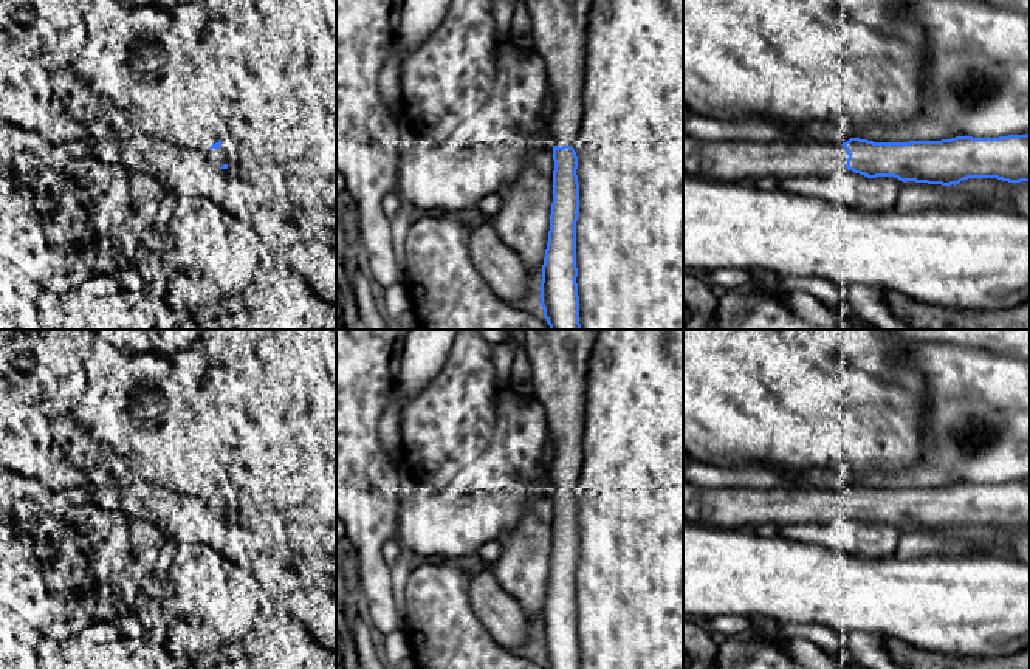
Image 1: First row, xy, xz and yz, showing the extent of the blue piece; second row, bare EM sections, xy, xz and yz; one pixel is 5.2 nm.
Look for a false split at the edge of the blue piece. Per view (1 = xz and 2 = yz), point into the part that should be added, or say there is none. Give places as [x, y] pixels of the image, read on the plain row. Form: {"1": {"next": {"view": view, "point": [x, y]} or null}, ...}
{"1": {"next": {"view": "xz", "point": [559, 358]}}, "2": {"next": {"view": "yz", "point": [731, 508]}}}

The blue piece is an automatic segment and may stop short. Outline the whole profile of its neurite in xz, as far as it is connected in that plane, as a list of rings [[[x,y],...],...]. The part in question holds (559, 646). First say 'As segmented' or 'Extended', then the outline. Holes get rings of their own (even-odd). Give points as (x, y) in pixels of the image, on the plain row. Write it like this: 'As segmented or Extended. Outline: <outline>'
Extended. Outline: [[[517,330],[533,372],[534,398],[545,410],[554,460],[548,468],[553,492],[553,550],[542,612],[541,654],[547,669],[579,669],[576,568],[579,561],[578,503],[572,491],[582,471],[582,432],[589,358],[601,330]]]

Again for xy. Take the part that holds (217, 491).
Extended. Outline: [[[221,486],[218,489],[212,491],[211,496],[206,499],[206,502],[215,514],[231,517],[229,506],[225,499]]]

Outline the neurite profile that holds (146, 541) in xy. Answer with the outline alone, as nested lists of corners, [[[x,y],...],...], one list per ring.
[[[133,520],[130,530],[130,554],[139,578],[156,575],[164,539],[149,522]]]

